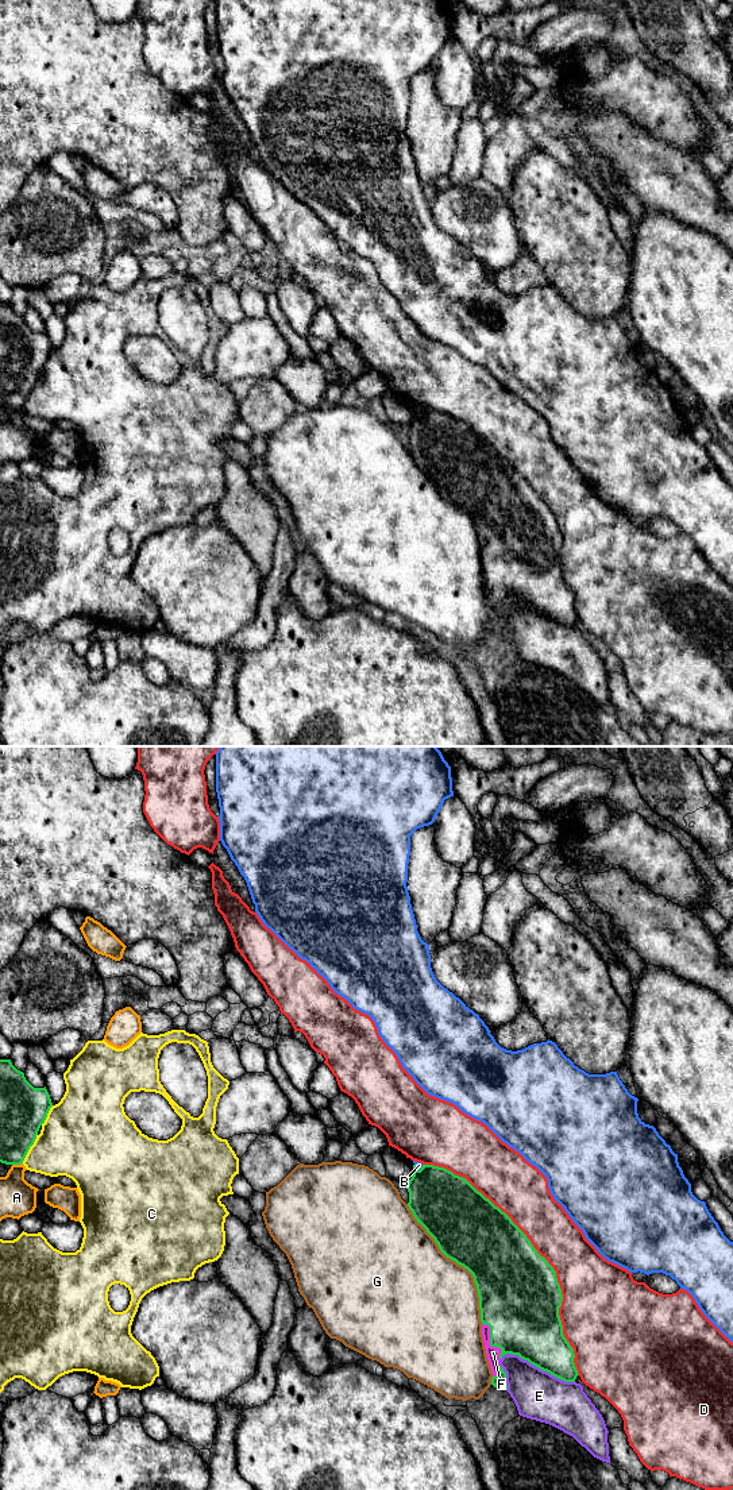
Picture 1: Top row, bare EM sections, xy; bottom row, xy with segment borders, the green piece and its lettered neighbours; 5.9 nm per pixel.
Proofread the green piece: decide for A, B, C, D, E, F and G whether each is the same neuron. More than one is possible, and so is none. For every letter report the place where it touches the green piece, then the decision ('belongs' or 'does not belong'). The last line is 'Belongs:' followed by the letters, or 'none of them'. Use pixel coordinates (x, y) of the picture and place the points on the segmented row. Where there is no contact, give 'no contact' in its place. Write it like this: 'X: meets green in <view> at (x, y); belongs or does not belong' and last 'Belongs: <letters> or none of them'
A: meets green in xy at (16, 1164); does not belong
B: meets green in xy at (417, 1168); does not belong
C: meets green in xy at (29, 1149); does not belong
D: meets green in xy at (537, 1253); does not belong
E: meets green in xy at (537, 1366); does not belong
F: meets green in xy at (490, 1342); belongs
G: meets green in xy at (458, 1263); does not belong
Belongs: F

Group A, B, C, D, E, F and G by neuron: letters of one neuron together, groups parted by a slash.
A / B / C / D / E / F / G

